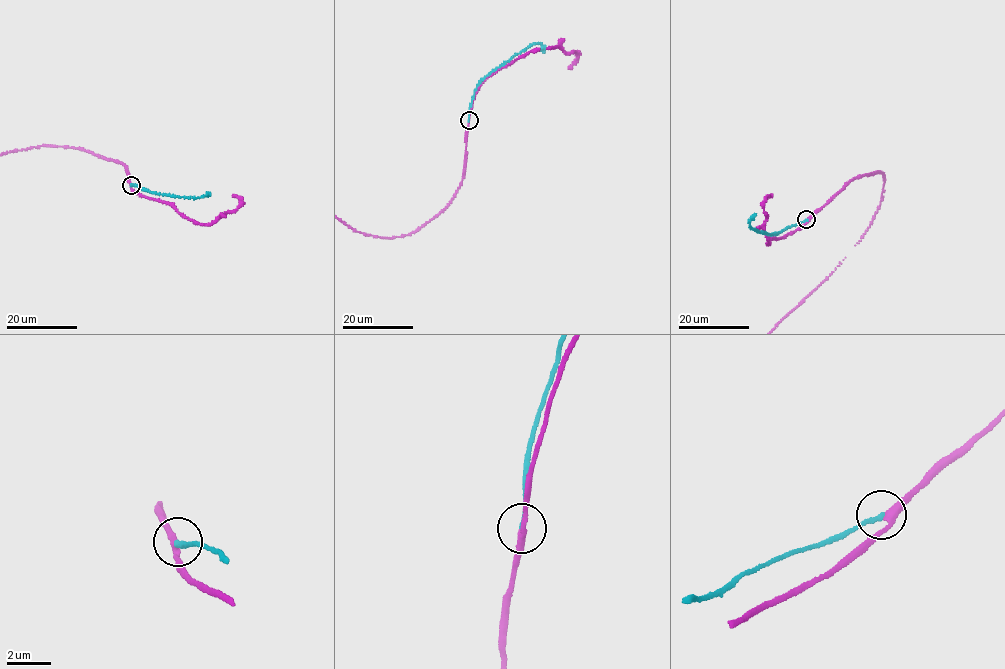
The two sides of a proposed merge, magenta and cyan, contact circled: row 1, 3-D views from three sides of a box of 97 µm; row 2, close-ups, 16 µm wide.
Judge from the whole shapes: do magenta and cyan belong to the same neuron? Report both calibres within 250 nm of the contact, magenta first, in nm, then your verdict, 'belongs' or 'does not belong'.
280/200 nm | belongs

